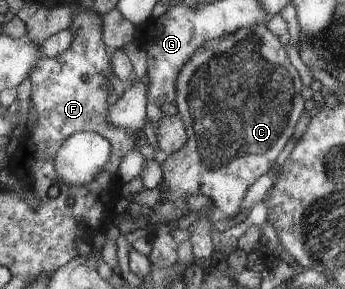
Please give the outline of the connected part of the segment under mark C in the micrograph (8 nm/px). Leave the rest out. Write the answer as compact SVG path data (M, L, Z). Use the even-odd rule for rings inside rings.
M259 22L259 24L241 28L232 34L225 34L223 37L217 38L217 40L209 40L209 42L205 42L191 60L185 64L185 67L177 80L177 98L175 106L177 107L181 118L183 118L186 123L188 144L185 144L185 147L181 151L169 156L167 161L162 164L162 174L164 177L162 182L162 194L165 200L154 209L153 216L150 218L151 224L149 225L153 228L153 226L157 224L157 228L153 228L152 236L149 237L153 248L151 254L147 257L150 260L152 269L161 270L161 268L173 266L175 265L175 262L177 262L177 248L179 248L180 244L175 240L173 230L176 230L175 224L177 224L177 220L181 220L181 218L187 216L187 214L191 212L191 206L187 204L187 195L206 195L216 203L217 212L220 216L237 217L239 212L241 212L241 206L243 206L243 200L245 200L247 192L253 184L257 183L257 180L261 179L261 176L269 173L269 170L273 168L279 154L281 154L283 148L290 142L291 136L295 134L295 126L297 126L299 118L305 113L305 98L301 96L301 92L303 92L303 80L301 80L301 74L299 74L299 70L291 64L289 54L284 52L287 48L284 48L283 44L281 44L279 36L275 36L266 25L265 22Z

